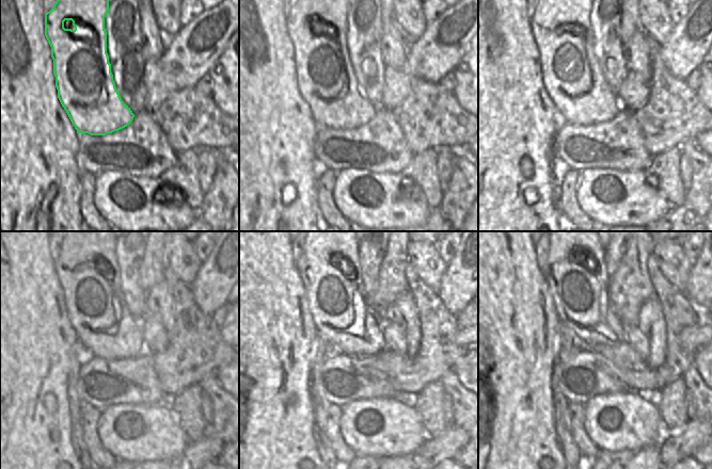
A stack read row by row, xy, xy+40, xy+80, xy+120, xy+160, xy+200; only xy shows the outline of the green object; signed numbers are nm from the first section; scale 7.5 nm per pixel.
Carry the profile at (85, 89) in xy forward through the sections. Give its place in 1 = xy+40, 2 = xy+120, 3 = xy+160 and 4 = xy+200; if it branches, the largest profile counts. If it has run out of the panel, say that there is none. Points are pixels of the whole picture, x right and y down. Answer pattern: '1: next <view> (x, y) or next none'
1: next xy+40 (326, 79)
2: next xy+120 (104, 326)
3: next xy+160 (343, 320)
4: next xy+200 (576, 276)

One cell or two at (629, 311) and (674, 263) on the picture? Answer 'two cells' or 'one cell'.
two cells

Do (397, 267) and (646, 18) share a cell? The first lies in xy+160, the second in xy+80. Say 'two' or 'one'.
two

